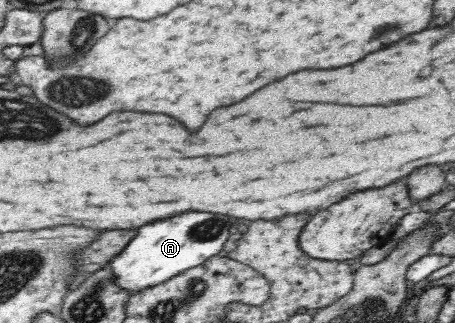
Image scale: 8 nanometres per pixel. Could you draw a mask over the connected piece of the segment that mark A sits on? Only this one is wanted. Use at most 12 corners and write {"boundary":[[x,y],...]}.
{"boundary":[[226,214],[148,222],[108,268],[134,294],[222,252]]}

